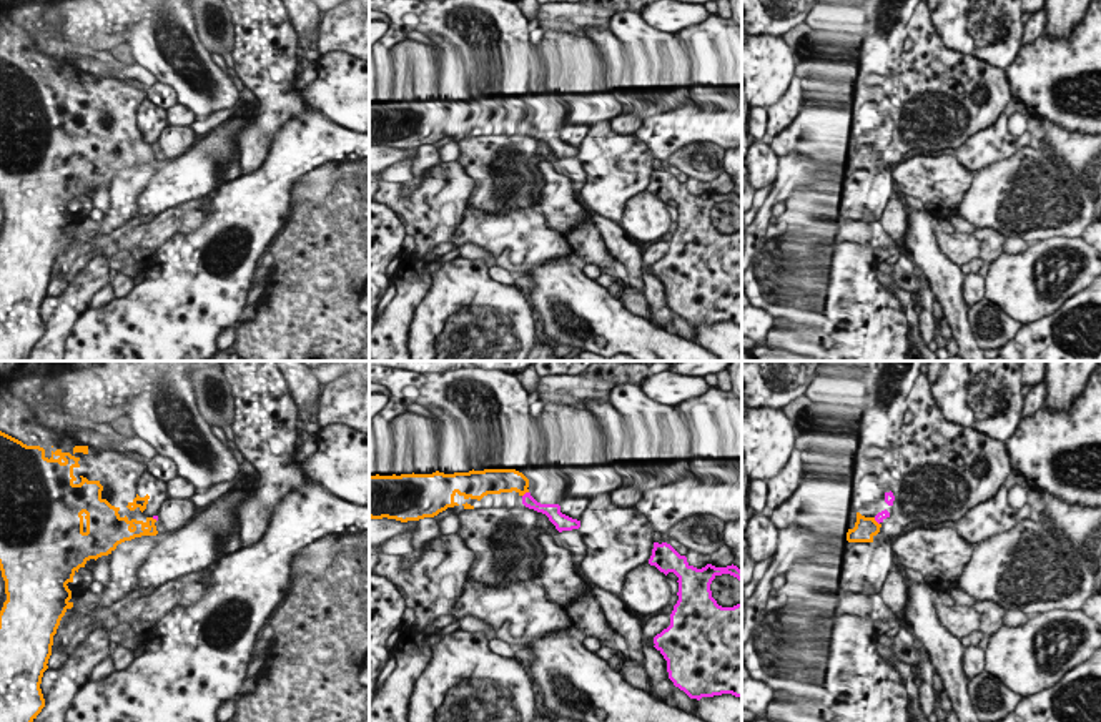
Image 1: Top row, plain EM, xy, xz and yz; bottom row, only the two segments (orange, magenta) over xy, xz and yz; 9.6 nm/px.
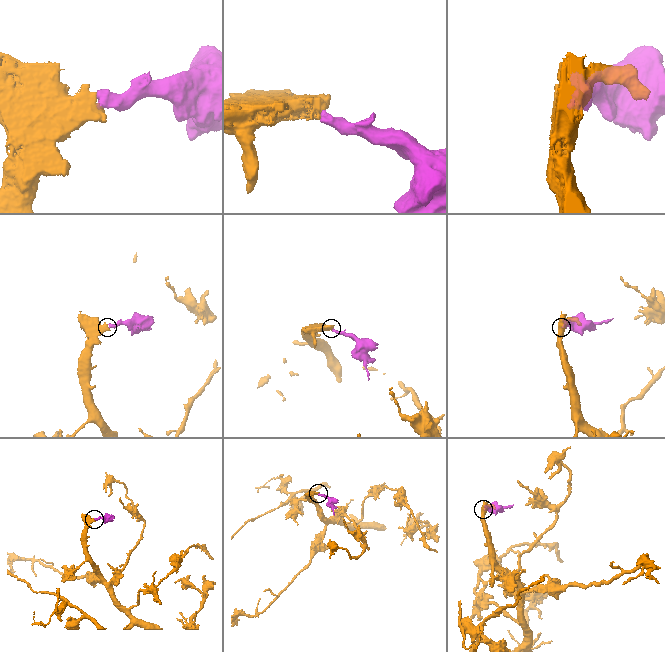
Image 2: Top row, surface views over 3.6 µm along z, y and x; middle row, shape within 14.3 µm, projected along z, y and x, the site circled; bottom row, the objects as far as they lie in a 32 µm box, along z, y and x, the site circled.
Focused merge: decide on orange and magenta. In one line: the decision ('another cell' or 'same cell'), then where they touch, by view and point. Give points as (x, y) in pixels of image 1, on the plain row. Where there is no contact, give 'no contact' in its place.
same cell | xz (524, 120)

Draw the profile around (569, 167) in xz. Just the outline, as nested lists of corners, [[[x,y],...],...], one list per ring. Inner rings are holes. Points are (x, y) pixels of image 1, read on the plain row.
[[[577,156],[557,160],[554,168],[557,173],[572,178],[577,185],[584,185],[587,181],[587,173]]]

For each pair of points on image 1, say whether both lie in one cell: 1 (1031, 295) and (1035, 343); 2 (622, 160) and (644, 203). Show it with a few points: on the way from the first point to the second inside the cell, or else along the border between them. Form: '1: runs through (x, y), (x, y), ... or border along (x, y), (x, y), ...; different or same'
1: border along (1065, 300), (1051, 313), (1022, 326); different
2: border along (647, 188), (627, 203), (626, 215), (619, 222); different

